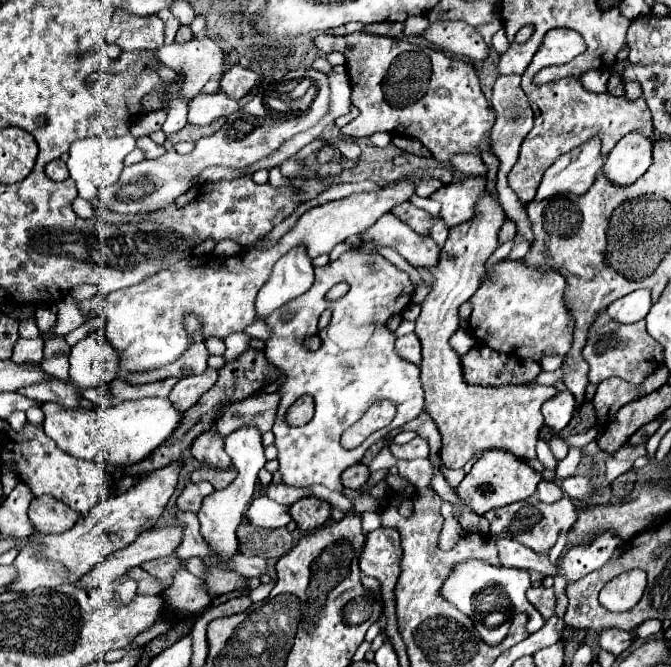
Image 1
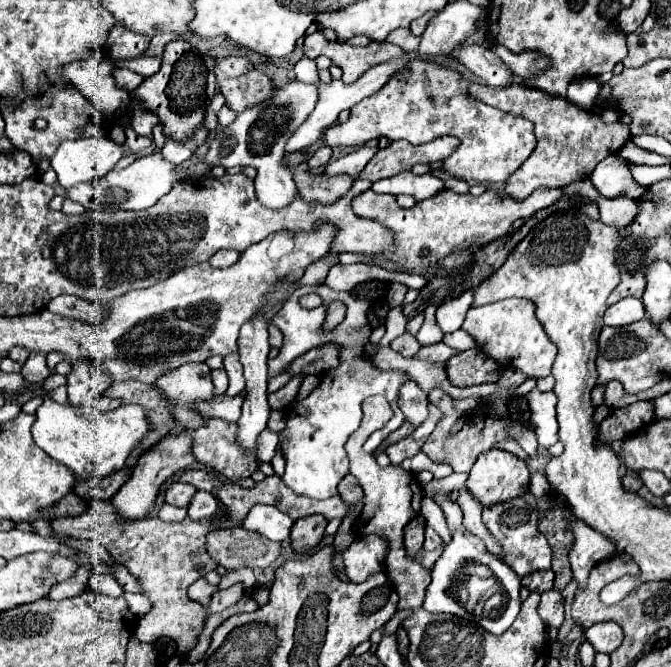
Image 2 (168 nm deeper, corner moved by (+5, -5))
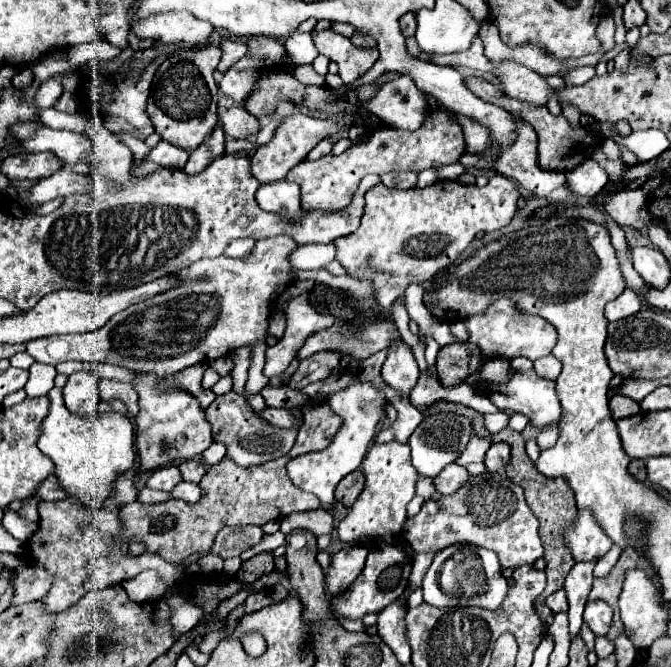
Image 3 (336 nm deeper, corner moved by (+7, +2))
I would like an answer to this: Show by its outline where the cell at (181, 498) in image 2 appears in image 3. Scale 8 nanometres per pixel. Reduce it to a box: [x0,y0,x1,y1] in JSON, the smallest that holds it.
[147,466,181,492]

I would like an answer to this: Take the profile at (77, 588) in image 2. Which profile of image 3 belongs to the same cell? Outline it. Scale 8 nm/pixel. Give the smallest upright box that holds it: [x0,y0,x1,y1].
[11,564,51,606]

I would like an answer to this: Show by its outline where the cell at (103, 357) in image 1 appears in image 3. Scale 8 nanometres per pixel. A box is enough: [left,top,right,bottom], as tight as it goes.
[63,372,99,416]

